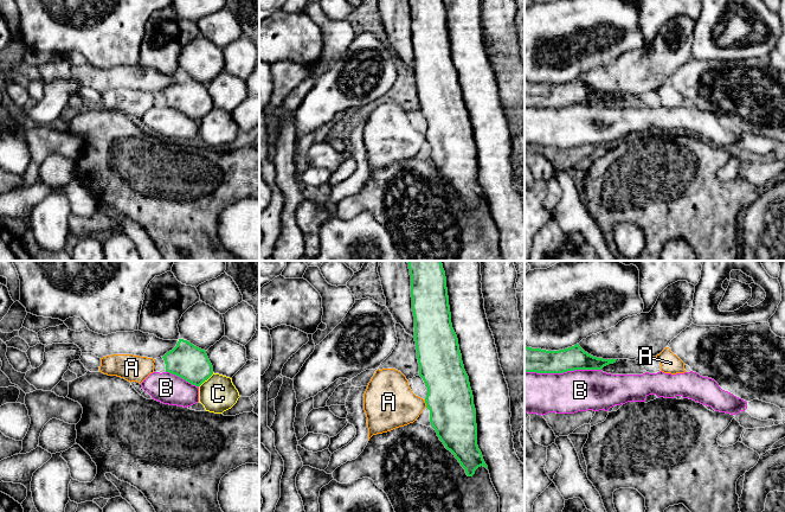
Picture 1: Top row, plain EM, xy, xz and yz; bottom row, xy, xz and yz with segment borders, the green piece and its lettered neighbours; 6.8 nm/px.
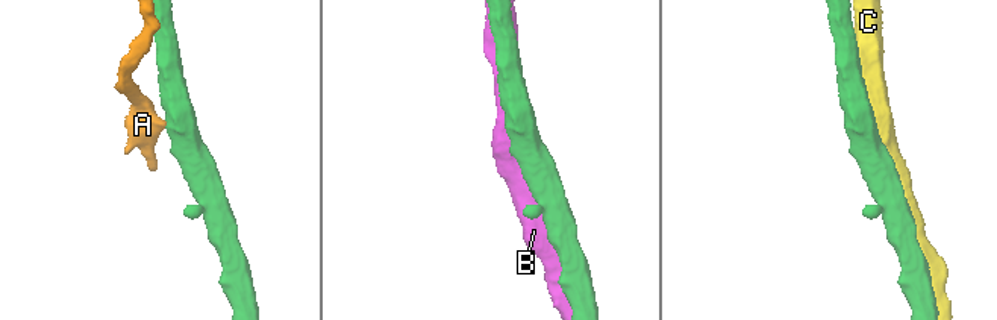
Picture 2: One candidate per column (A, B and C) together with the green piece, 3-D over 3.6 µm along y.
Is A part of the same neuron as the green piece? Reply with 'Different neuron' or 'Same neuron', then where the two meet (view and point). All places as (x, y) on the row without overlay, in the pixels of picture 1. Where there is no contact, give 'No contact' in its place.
Different neuron. Touches green at xz (425, 136)

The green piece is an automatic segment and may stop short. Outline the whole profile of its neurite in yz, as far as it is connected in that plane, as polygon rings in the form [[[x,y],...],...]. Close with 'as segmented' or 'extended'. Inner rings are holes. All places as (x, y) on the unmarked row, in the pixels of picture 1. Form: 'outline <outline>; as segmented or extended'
outline [[[579,78],[559,85],[525,81],[525,107],[564,108],[574,104],[601,104],[616,95],[593,91],[585,87]]]; as segmented

